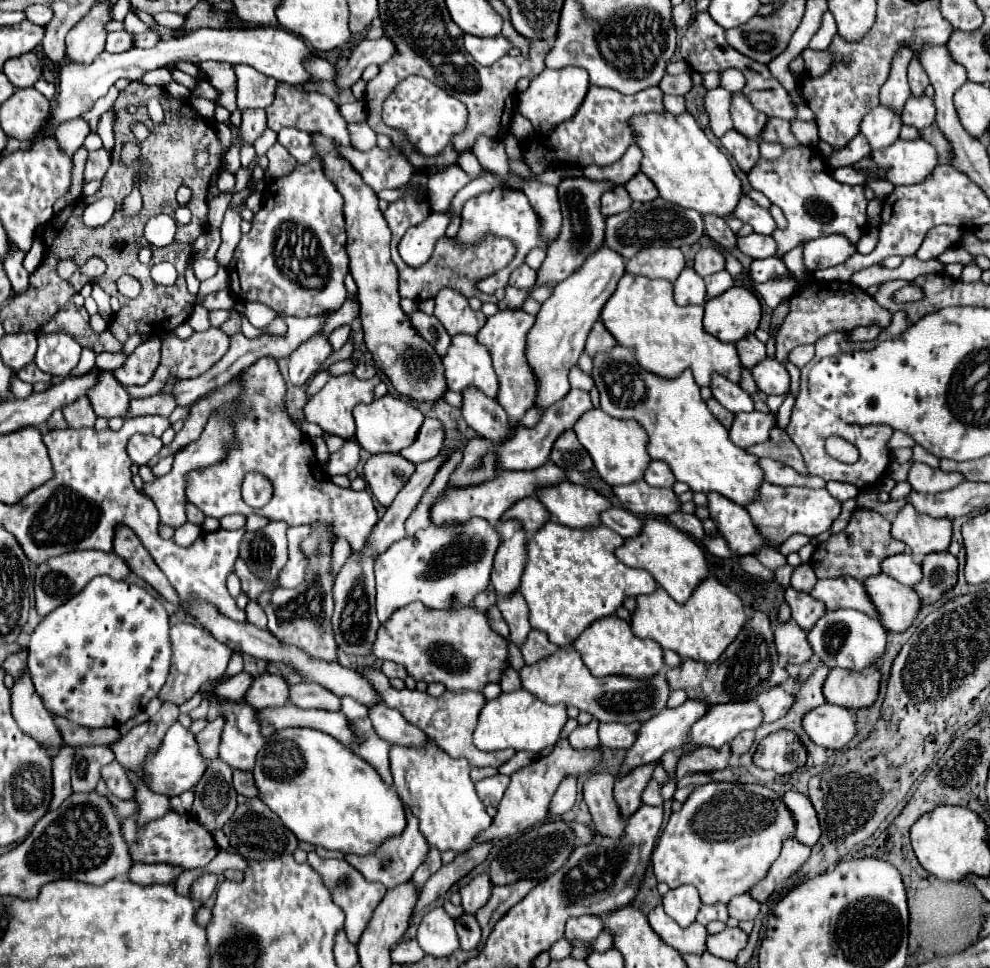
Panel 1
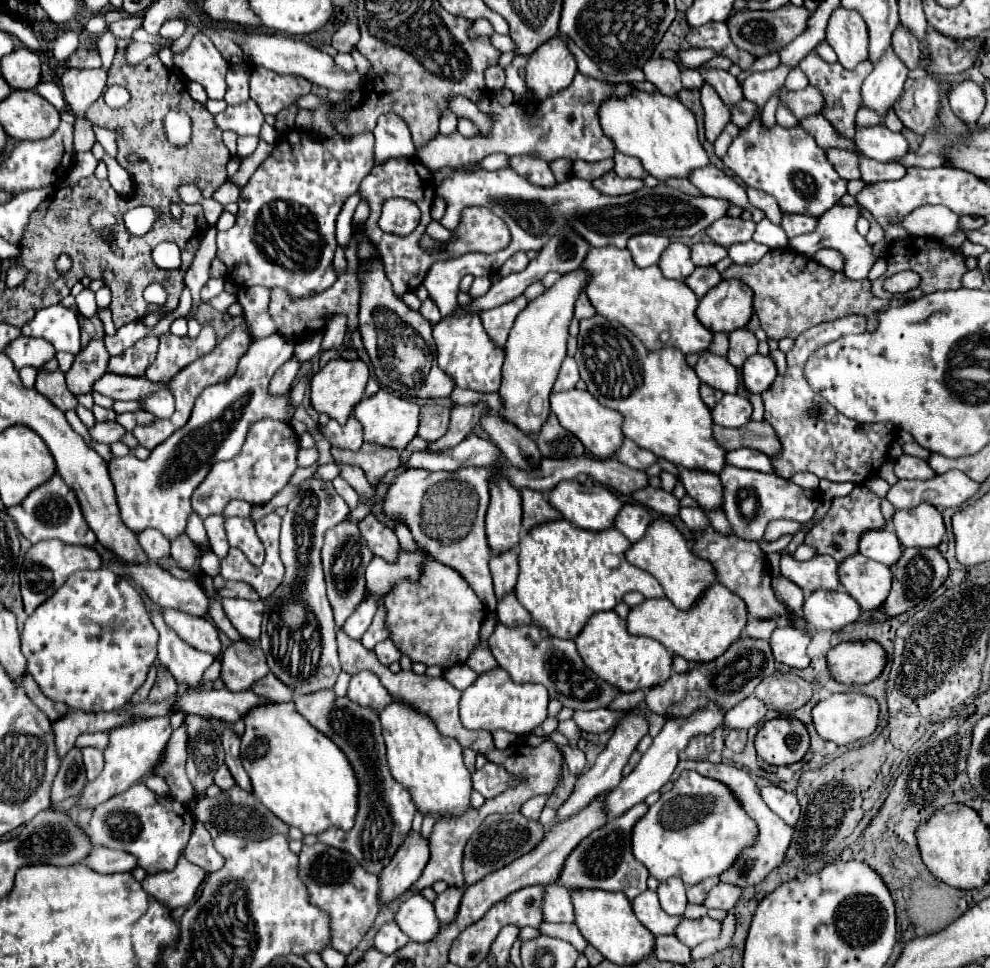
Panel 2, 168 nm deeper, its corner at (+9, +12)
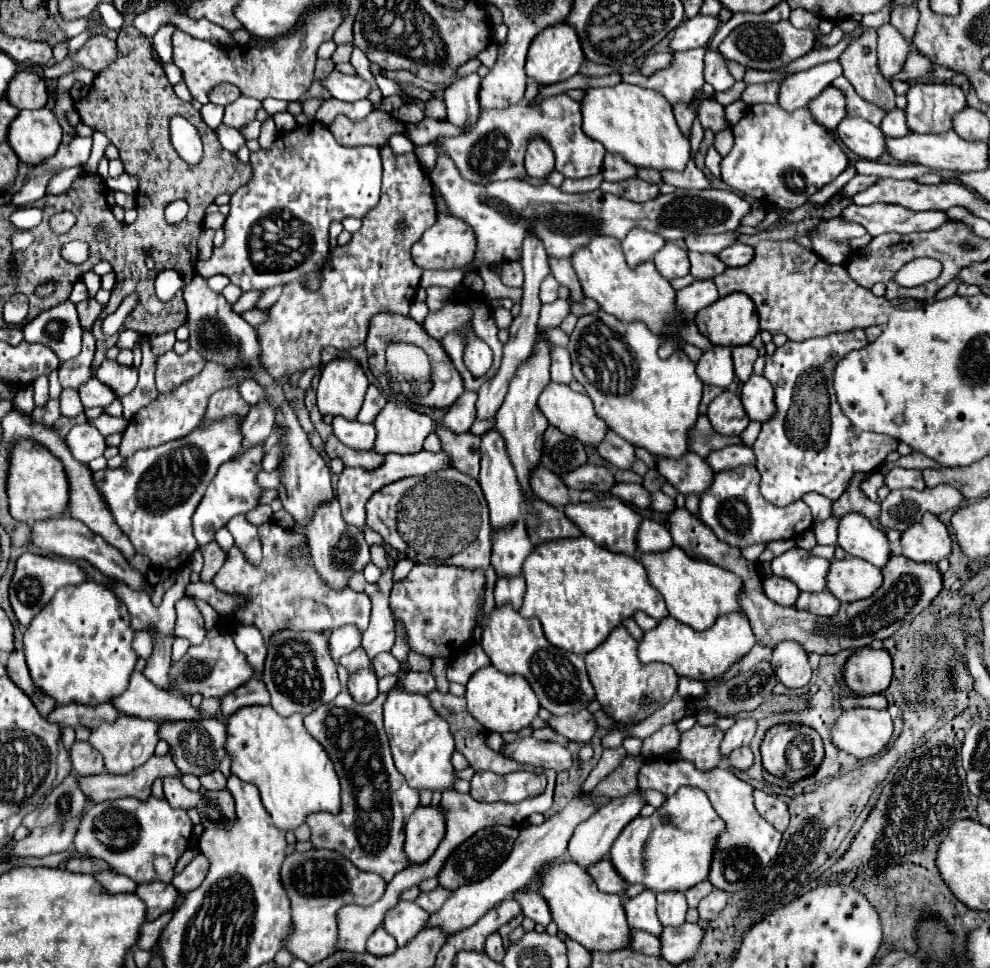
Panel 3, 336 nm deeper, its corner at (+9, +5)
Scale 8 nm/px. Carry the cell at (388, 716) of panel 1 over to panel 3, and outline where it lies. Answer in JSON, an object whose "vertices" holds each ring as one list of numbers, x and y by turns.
{"vertices":[[358,670,350,674,348,692,358,704,372,702,378,696,378,678,374,676,372,670]]}

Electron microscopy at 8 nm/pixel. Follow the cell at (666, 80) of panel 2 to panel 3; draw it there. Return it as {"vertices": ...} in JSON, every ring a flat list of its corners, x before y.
{"vertices":[[674,102,672,110,674,110,674,116,678,120,680,130,688,136,690,128,692,128,692,120,694,120,694,110,688,104,684,104,684,102]]}

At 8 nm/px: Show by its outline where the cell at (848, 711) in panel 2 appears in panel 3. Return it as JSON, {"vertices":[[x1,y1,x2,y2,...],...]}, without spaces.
{"vertices":[[854,708,842,712,830,726,832,744,858,760,878,754,892,736,892,718,888,710]]}

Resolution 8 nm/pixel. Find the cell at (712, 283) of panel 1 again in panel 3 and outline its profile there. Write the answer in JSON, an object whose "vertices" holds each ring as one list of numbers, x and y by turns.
{"vertices":[[700,280,700,282,694,282,694,284,676,292,676,300,678,300,676,304,688,316,694,316,698,310,710,306,718,298,720,296,718,296,716,284,712,280]]}

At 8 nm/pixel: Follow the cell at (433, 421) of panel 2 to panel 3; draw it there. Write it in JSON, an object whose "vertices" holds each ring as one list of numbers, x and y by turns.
{"vertices":[[464,392,444,414,444,418,436,420,436,426,450,428,454,434,468,432,472,422,476,420,476,392]]}

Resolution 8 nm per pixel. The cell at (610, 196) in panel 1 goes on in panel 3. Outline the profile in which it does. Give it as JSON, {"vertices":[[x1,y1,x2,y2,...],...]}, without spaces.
{"vertices":[[630,178,630,180,622,180,622,182,602,182,600,186,602,192,610,192,614,196,622,196,626,200,632,200,632,202,646,202,646,200,652,200,658,196,658,186,656,184,648,184,640,178]]}

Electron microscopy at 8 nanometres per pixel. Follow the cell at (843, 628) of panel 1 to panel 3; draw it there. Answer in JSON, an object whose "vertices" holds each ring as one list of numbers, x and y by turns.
{"vertices":[[802,592,798,602,796,602,796,608,798,610,806,610,806,612,812,612,816,616,836,616,838,614,838,608,840,608,840,600,832,594,832,592,820,592,820,594,808,594,808,592]]}

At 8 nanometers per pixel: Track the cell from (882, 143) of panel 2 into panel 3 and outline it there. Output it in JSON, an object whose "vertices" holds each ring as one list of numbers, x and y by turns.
{"vertices":[[844,118,836,128,838,138,860,158,878,160,886,152,884,134,878,126,862,118]]}

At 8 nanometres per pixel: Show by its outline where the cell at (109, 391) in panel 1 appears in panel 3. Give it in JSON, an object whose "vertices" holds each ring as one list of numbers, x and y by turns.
{"vertices":[[84,332,82,352,74,360,60,362,60,384,62,384,62,388,78,390,82,384,86,384,86,380,94,378,92,358,94,358,94,336,92,336,92,332]]}

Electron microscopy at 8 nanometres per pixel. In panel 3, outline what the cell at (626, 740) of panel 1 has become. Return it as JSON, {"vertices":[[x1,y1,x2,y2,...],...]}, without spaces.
{"vertices":[[584,710,584,712,578,712,578,714,568,714,568,716,554,716,552,720,548,720,550,728,554,728,558,734,566,736,568,740,574,740,574,742,590,742,594,732,596,732,596,720,594,716]]}

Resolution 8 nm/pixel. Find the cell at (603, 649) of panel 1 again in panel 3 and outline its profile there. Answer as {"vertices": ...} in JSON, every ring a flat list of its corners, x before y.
{"vertices":[[614,628,602,648,594,648,584,656,590,682,596,690,596,698,602,704,602,710,620,724,636,724,646,716,640,716,646,708,664,706,676,692,678,674,668,664,642,664,636,656,638,642,628,634,628,630]]}

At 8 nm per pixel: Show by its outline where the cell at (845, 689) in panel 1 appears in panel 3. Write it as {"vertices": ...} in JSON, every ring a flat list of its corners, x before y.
{"vertices":[[862,648,856,650,844,664,846,686,860,696,880,694,890,686,892,680,892,658,888,650]]}

